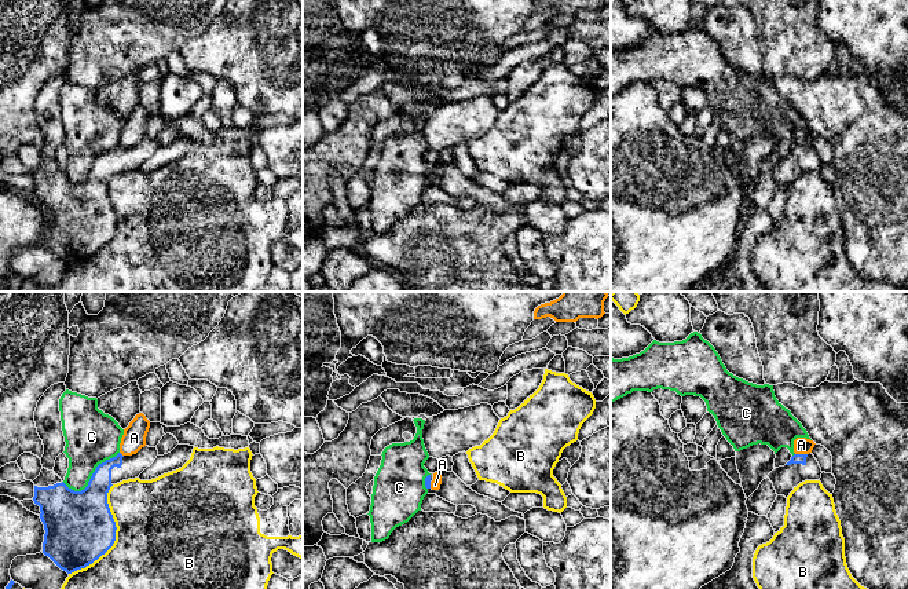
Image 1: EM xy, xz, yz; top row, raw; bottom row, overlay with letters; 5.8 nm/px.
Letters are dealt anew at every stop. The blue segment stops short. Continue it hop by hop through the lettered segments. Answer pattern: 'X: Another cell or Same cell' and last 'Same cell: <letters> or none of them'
A: Another cell
B: Another cell
C: Another cell
Same cell: none of them

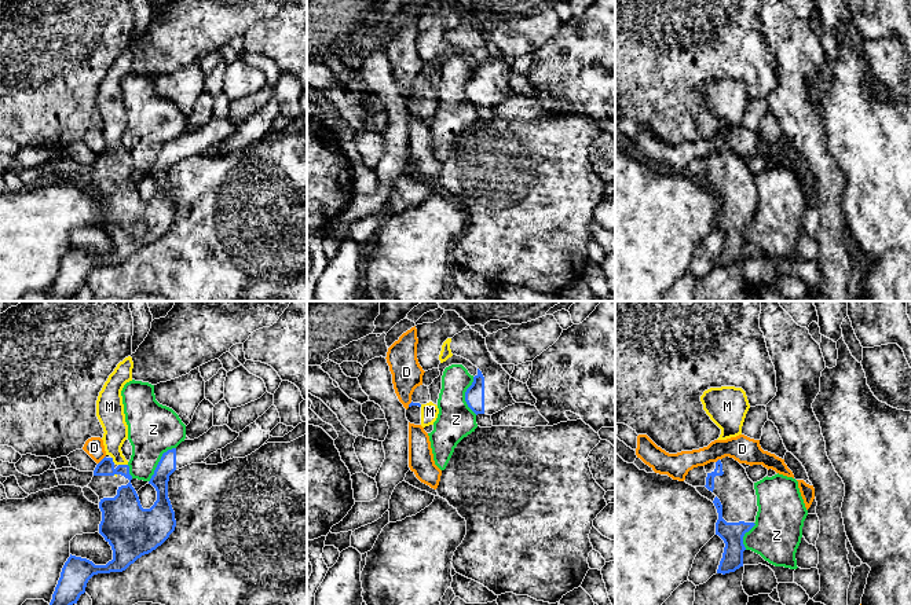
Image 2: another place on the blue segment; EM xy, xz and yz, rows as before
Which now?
D: Another cell
M: Same cell
Z: Another cell
Same cell: M

